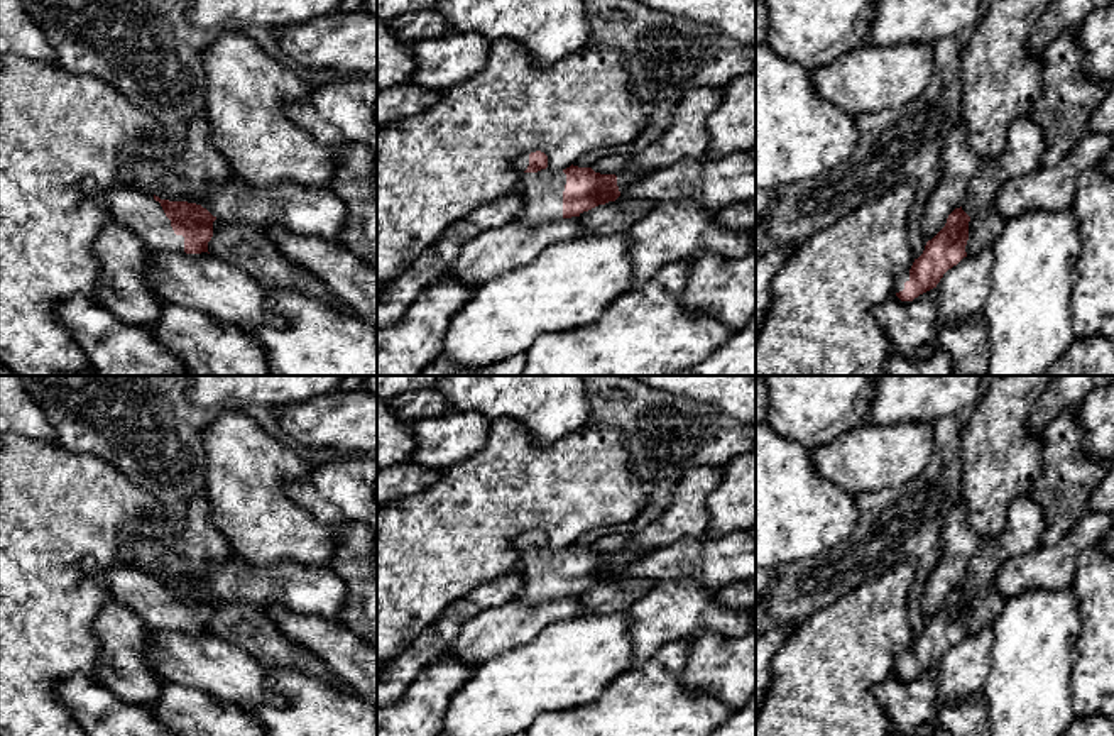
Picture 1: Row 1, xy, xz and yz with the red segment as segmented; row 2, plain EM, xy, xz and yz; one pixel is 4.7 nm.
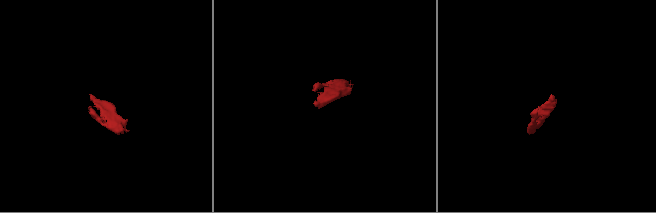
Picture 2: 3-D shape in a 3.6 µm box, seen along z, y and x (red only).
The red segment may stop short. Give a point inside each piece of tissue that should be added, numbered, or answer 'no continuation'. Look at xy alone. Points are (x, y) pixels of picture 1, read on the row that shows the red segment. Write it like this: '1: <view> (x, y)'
1: xy (134, 207)

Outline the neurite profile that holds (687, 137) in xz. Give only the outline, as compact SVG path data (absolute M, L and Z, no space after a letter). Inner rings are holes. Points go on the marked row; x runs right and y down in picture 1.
M703 88L686 93L676 107L668 130L637 154L614 154L598 159L592 169L600 174L622 171L658 171L681 159L703 161L708 149L708 117L724 98L724 88Z

